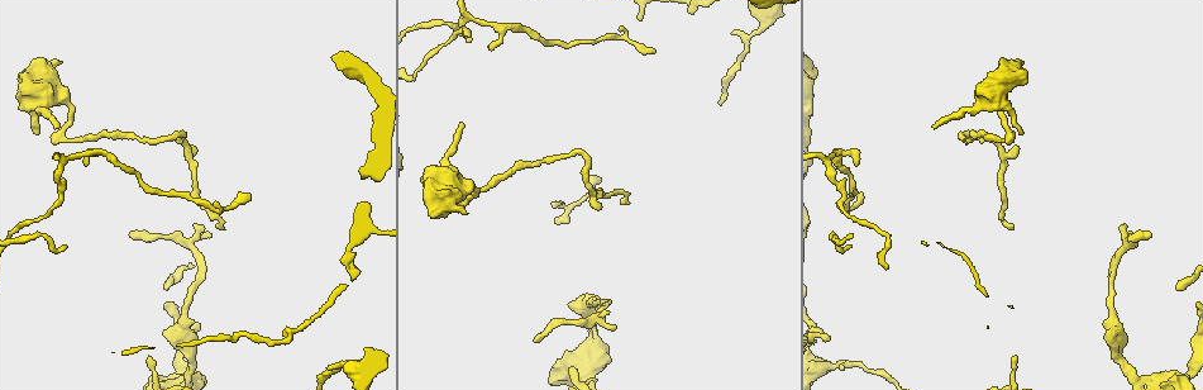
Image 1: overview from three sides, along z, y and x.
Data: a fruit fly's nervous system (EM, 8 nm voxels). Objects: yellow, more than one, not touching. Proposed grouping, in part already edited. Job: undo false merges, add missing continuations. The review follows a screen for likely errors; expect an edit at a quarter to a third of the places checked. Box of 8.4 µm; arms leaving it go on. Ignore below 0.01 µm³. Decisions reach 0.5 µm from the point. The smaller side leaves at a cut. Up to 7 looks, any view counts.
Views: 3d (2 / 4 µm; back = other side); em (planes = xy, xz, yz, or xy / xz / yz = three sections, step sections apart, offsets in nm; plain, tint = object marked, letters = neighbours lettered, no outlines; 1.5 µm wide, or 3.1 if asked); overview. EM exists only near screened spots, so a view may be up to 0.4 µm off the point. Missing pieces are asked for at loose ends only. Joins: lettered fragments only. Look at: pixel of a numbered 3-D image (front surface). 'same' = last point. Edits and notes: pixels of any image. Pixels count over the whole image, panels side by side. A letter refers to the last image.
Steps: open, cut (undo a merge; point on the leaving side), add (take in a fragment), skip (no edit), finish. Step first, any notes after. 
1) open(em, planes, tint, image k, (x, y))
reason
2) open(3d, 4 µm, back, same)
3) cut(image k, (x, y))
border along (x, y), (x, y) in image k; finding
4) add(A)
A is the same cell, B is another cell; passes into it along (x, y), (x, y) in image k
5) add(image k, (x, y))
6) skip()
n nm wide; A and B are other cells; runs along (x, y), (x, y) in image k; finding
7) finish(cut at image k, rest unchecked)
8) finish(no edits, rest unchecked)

open(3d, 4 µm, image 1, (37, 133))
tapers out

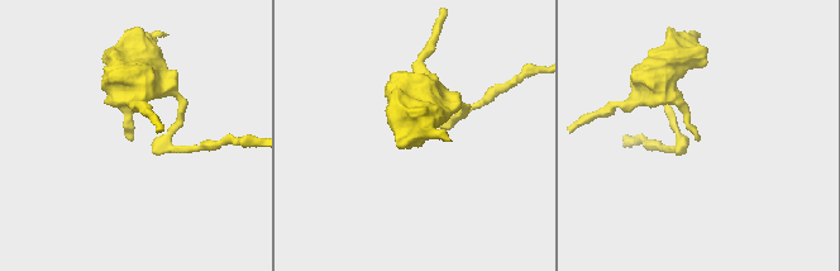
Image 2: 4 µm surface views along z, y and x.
open(em, planes, tint, image 2, (698, 140))
now the EM

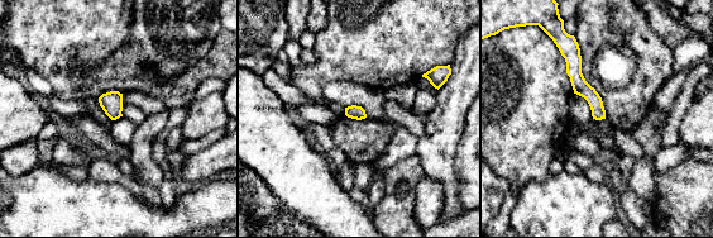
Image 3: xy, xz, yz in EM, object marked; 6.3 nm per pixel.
open(em, planes, letters, same)

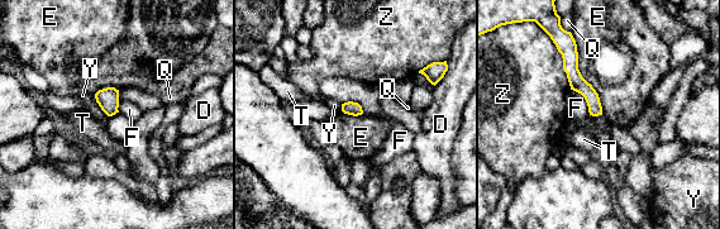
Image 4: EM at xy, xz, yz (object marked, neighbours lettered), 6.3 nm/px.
skip()
90 nm wide; D, E, F, Q, T, Y and Z are other cells; runs along (570, 43), (573, 76), (599, 111) in image 4; no lettered fragment goes on from it

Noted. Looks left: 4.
open(em, xz, step 8, letters, image 1, (609, 313))
an open end

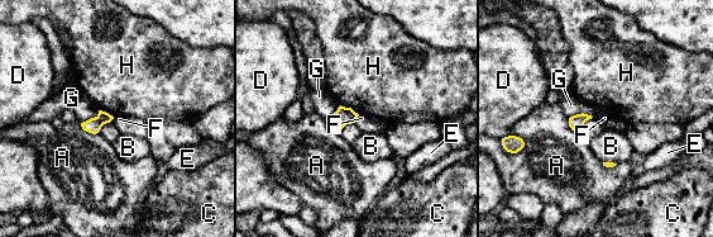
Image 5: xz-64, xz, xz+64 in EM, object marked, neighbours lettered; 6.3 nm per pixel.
skip()
G touches over 160 nm; A, B, C, D, E, F, G and H are other cells; none of them fits

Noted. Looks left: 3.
open(em, yz, step 8, tint, image 1, (629, 203))
end of a long branch

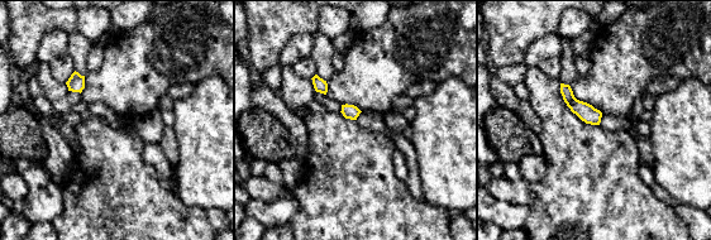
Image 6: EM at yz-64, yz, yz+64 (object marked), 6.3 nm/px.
open(em, planes, letters, same)

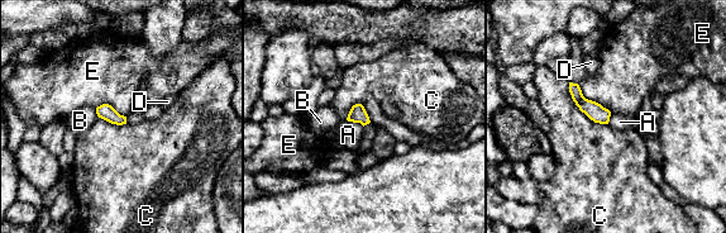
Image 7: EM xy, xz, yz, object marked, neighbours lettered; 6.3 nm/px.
skip()
100 nm wide; A, B, C, D and E are other cells; border along (578, 85), (586, 98), (611, 113) in image 7; none of them fits

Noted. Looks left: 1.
finish(no edits, rest unchecked)

